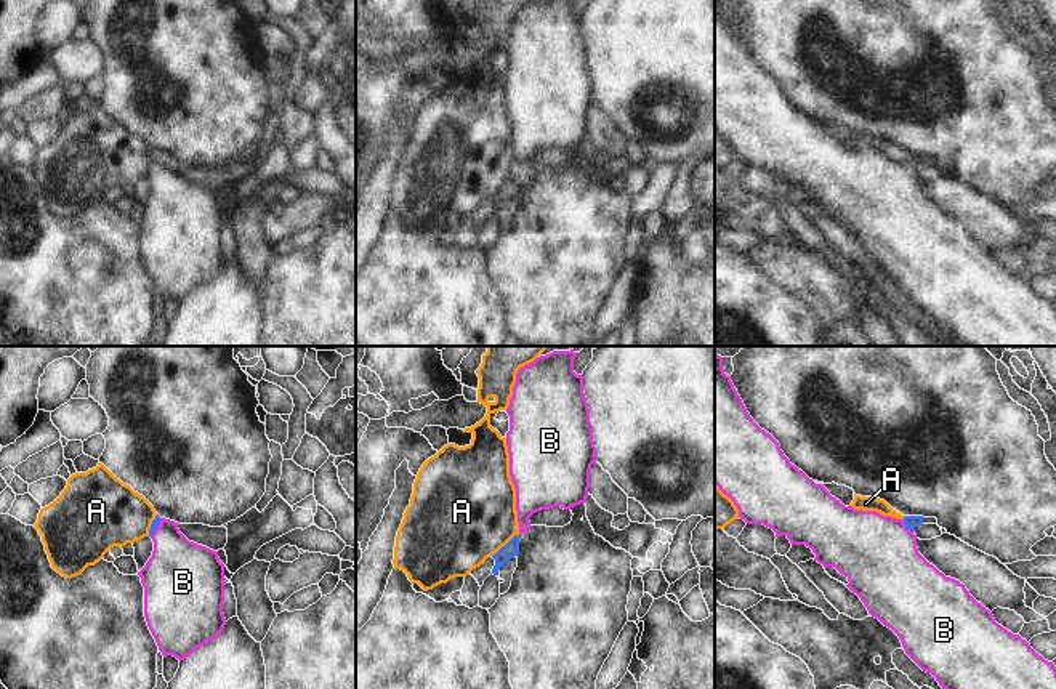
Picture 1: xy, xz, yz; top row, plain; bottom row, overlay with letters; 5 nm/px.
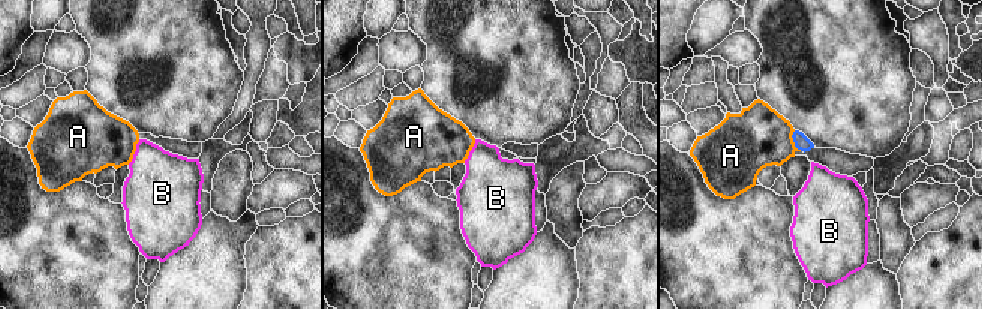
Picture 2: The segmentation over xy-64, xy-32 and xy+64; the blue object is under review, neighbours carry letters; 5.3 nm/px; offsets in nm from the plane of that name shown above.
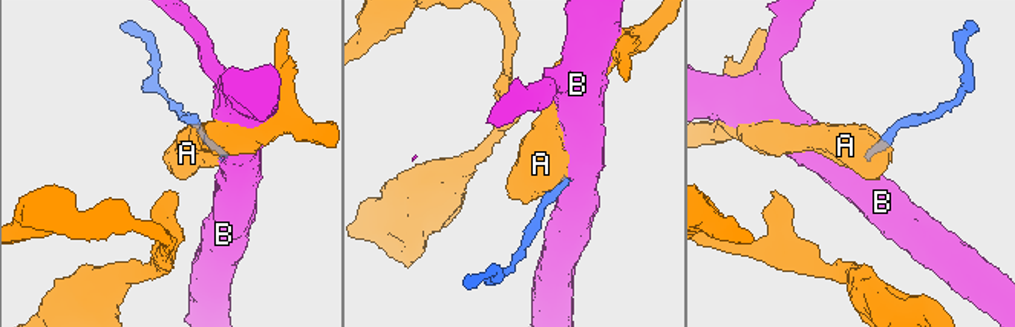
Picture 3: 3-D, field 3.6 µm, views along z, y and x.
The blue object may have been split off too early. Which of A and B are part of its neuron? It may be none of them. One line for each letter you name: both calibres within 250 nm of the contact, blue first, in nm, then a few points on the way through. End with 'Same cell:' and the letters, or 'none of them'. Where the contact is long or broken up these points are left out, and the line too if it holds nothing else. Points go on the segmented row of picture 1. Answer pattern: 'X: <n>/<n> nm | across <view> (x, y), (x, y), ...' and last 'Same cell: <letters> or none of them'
B: 70/400 nm | across yz (910, 523), (906, 526), (878, 555)
Same cell: B

